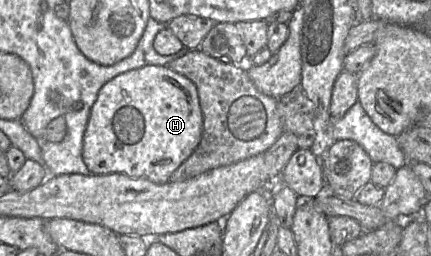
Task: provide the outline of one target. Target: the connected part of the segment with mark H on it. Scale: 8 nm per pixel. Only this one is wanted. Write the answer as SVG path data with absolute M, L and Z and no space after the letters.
M148 65L120 74L102 86L91 108L82 157L89 171L95 175L120 173L163 184L193 154L202 132L203 114L194 83L169 66Z

